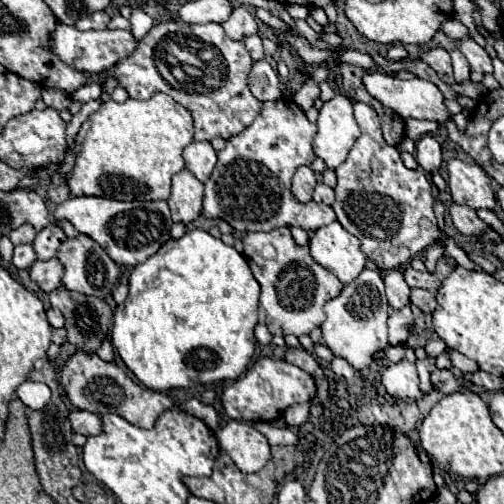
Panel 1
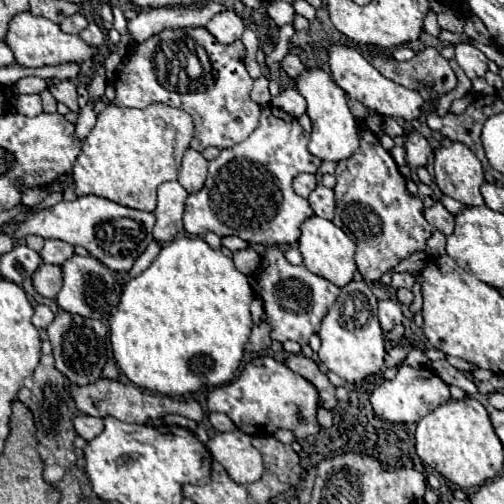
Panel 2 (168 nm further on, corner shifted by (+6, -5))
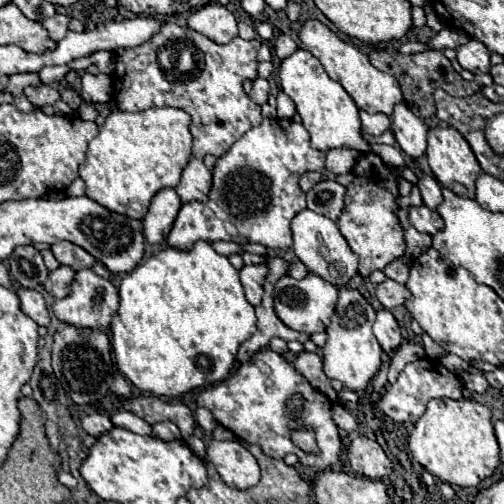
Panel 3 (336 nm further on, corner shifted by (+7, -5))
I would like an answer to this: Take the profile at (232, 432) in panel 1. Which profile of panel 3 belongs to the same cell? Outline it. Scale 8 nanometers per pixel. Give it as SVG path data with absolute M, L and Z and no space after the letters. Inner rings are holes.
M212 440L206 448L206 458L230 488L246 490L260 480L256 458L238 440Z

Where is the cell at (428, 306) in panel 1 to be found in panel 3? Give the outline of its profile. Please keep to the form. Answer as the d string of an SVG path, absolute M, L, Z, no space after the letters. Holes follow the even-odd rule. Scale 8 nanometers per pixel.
M386 278L382 284L376 286L376 298L380 300L380 304L384 308L396 308L396 306L402 306L404 300L410 296L410 292L406 290L406 286Z

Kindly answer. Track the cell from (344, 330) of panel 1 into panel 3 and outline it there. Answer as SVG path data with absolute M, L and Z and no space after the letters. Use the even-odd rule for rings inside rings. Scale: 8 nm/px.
M344 288L340 290L340 298L336 304L336 312L332 316L332 324L326 328L328 340L324 344L324 372L328 378L340 380L346 388L354 392L362 392L368 382L376 376L382 362L382 348L372 334L376 312L366 302L366 298L358 290Z

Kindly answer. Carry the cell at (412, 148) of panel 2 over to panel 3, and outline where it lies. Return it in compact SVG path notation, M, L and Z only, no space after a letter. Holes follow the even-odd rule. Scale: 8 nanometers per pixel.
M404 102L394 106L392 114L392 134L396 132L396 140L406 156L420 158L426 152L426 134L428 126L422 118L414 116Z

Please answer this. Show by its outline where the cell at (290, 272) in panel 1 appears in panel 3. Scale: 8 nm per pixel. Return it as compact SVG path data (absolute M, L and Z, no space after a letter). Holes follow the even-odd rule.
M312 272L304 280L294 280L292 276L282 276L274 286L274 308L276 308L278 318L288 328L306 332L306 334L324 332L328 328L330 316L334 314L336 300L338 300L338 288Z

